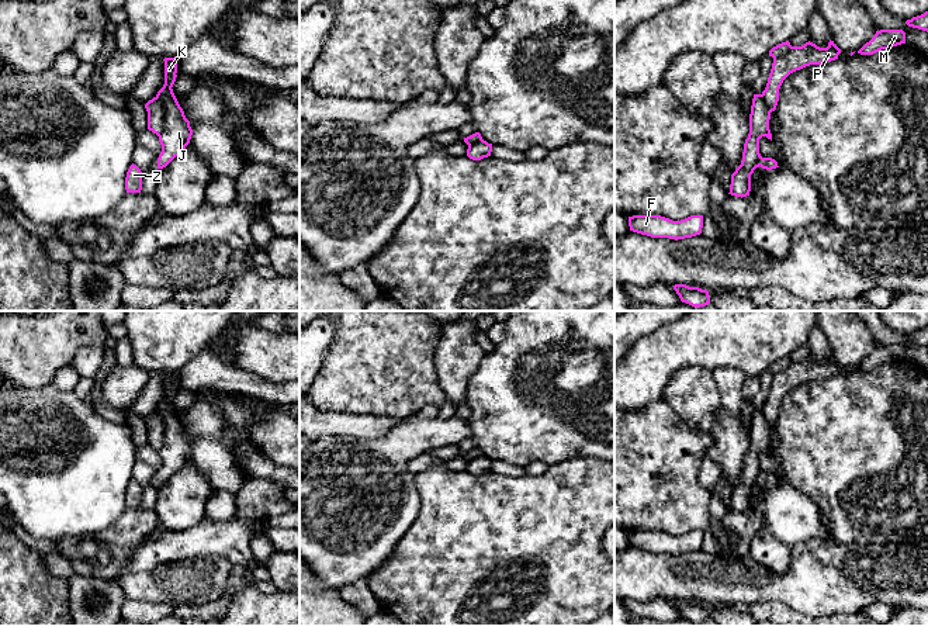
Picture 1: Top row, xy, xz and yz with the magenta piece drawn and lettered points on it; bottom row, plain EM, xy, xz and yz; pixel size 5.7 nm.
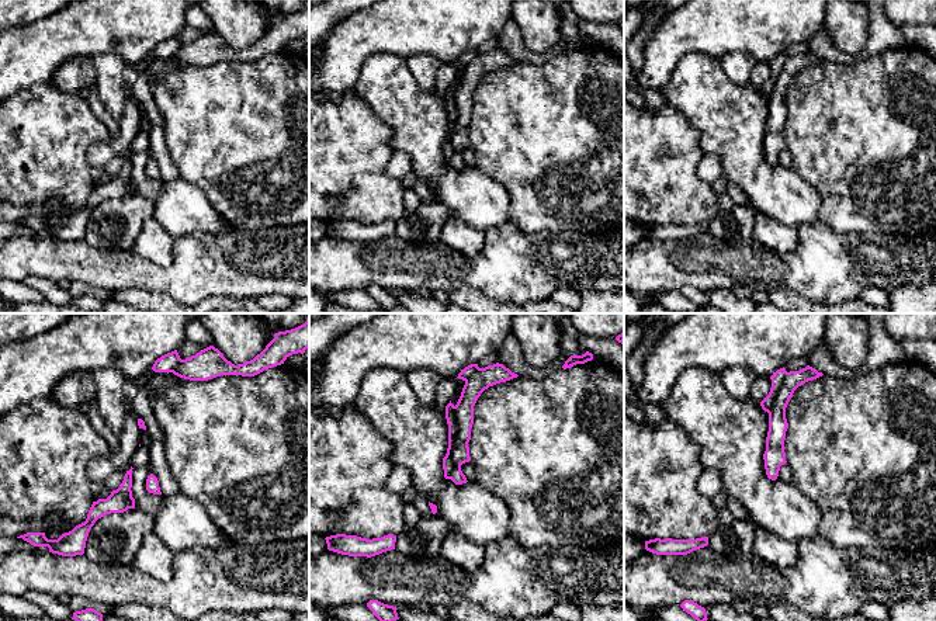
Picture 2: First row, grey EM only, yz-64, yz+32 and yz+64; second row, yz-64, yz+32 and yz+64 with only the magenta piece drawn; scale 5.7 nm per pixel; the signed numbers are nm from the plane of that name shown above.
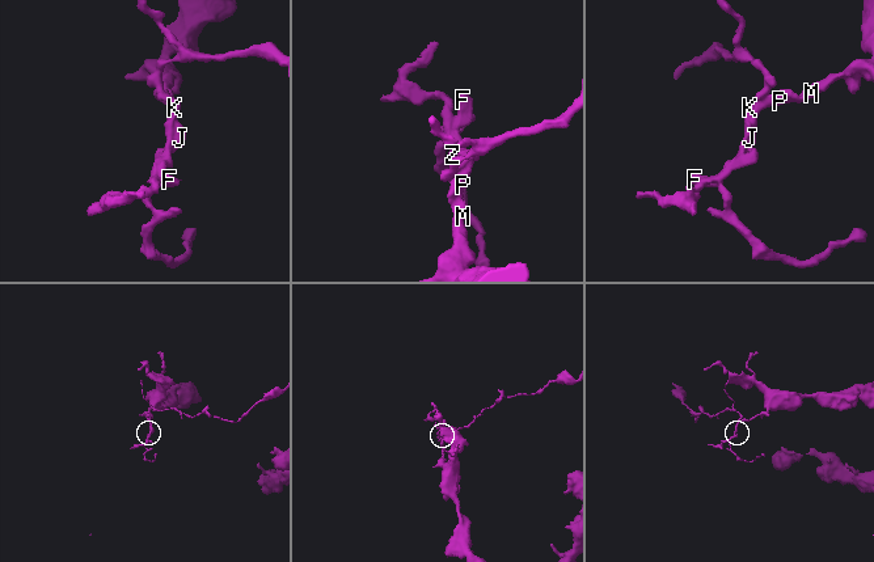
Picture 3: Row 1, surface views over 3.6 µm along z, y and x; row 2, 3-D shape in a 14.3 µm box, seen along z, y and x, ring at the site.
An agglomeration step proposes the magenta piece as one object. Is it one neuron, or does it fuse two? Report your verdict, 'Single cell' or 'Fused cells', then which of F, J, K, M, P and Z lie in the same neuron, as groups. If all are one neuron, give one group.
Fused cells. Groups: F K / J M P Z

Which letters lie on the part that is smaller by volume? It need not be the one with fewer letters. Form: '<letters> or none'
F, K

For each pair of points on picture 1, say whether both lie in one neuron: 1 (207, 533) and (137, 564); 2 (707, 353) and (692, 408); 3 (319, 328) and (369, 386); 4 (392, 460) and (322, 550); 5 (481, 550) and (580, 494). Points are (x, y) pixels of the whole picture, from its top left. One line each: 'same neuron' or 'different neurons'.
1: same neuron
2: different neurons
3: different neurons
4: same neuron
5: same neuron

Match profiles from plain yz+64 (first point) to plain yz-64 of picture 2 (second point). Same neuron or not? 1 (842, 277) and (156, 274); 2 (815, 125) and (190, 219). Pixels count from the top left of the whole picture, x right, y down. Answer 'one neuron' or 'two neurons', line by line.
1: one neuron
2: two neurons

